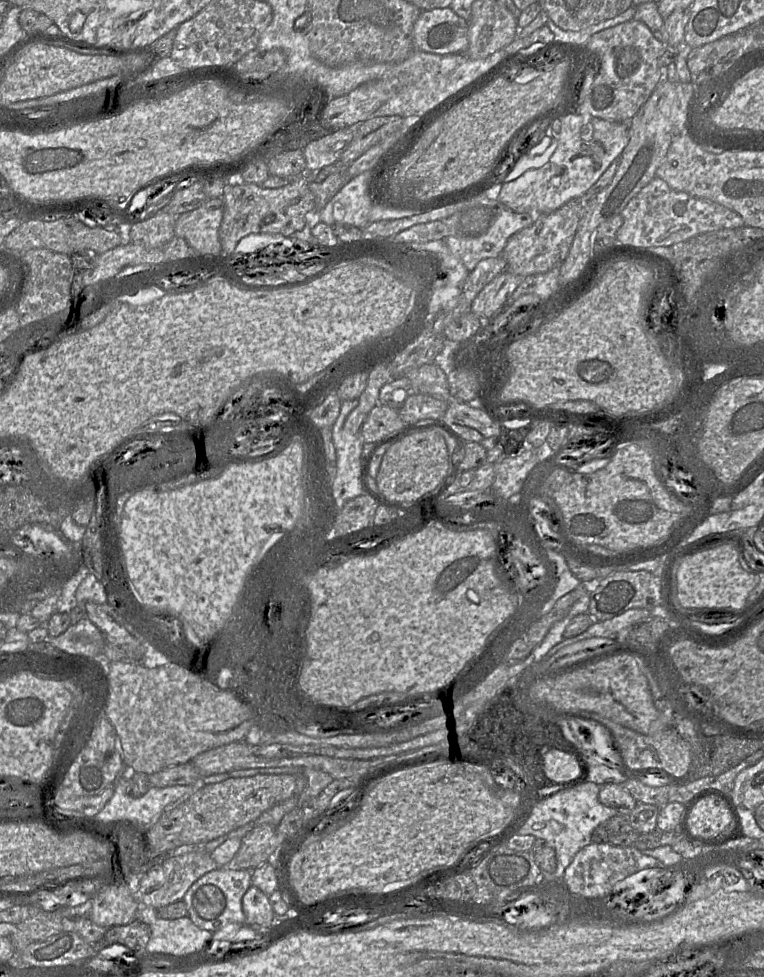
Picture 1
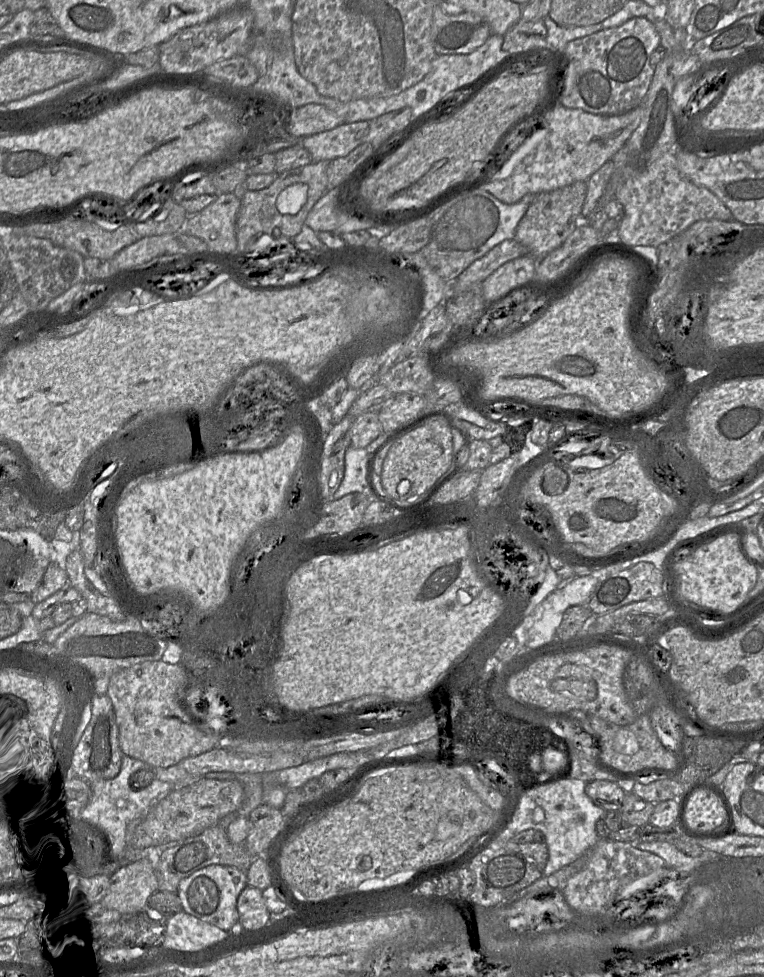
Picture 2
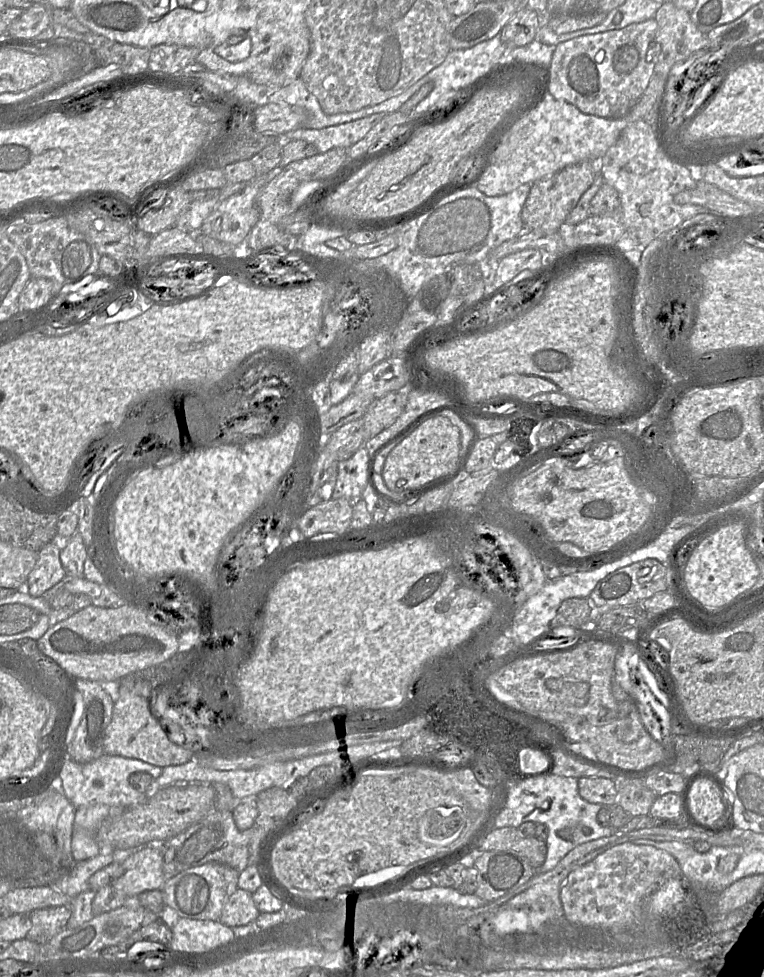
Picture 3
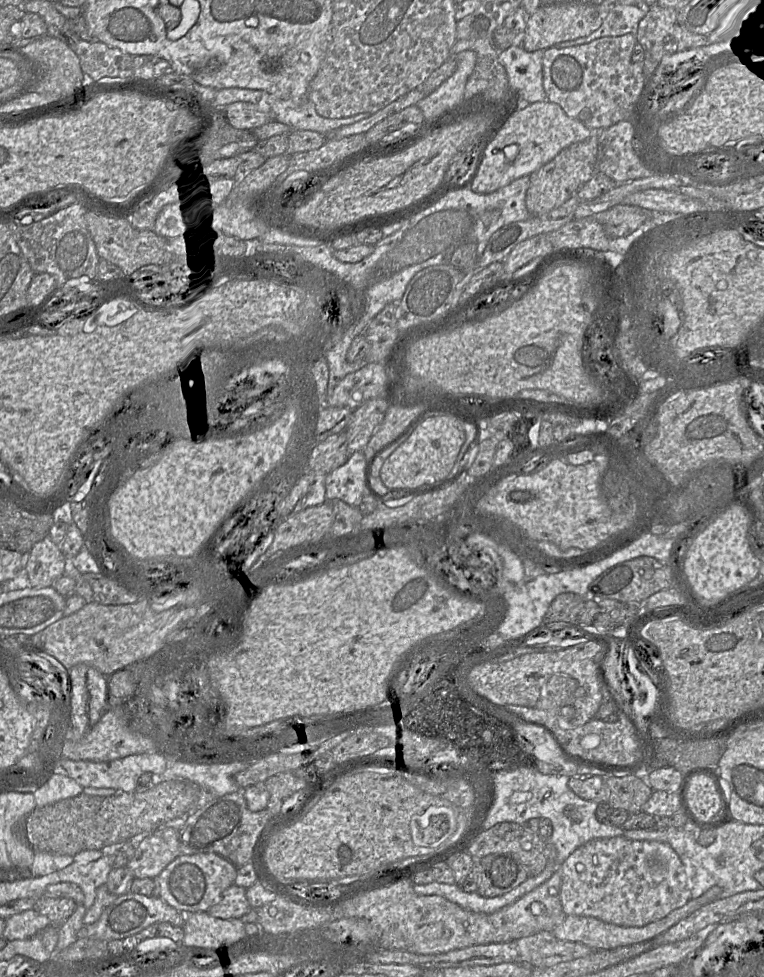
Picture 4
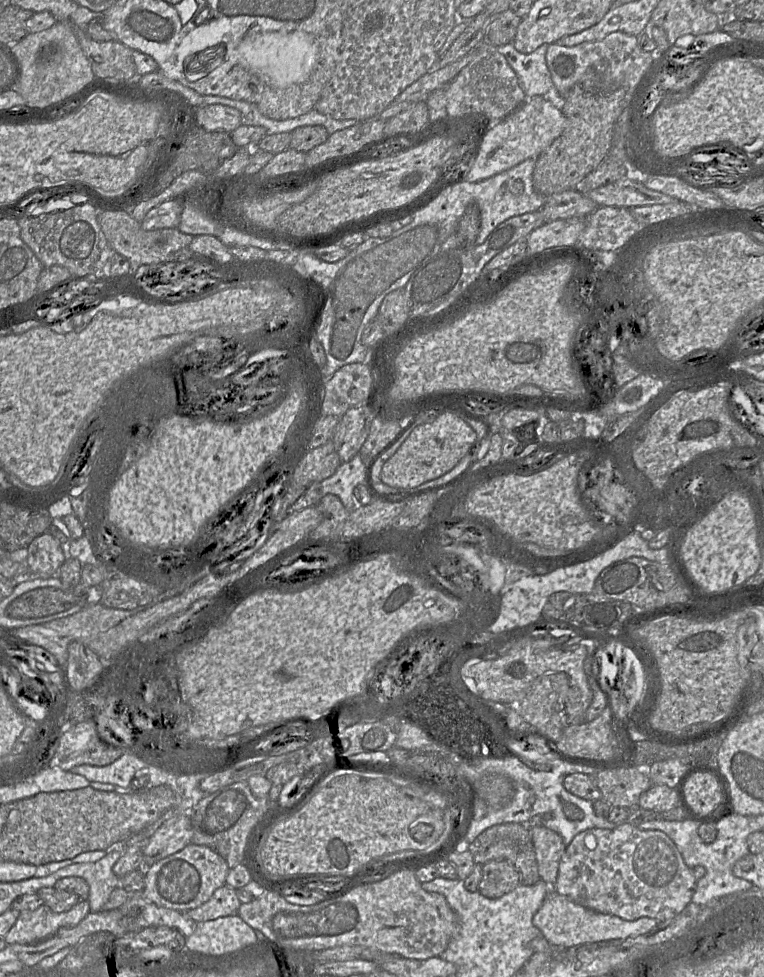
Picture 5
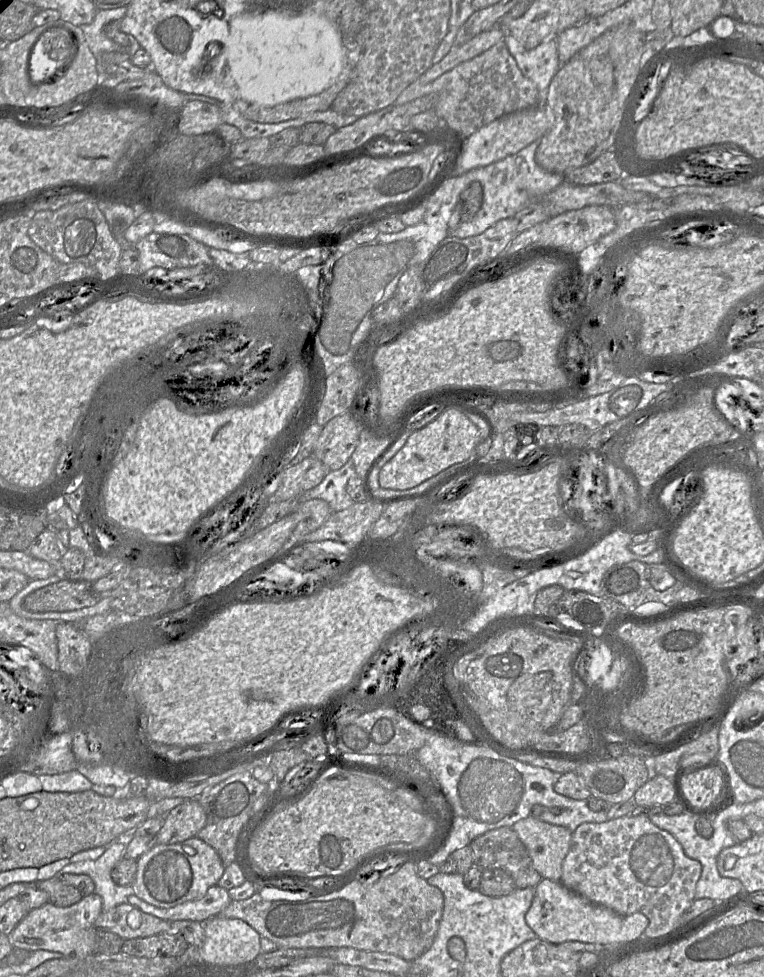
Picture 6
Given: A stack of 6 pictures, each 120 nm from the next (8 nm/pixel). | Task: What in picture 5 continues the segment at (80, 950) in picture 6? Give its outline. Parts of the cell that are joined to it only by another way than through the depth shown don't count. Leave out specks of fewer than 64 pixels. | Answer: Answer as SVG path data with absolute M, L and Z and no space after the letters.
M81 900L72 909L53 912L43 904L35 910L20 911L15 924L5 935L6 944L33 944L54 935L60 928L77 926L90 913L88 900Z

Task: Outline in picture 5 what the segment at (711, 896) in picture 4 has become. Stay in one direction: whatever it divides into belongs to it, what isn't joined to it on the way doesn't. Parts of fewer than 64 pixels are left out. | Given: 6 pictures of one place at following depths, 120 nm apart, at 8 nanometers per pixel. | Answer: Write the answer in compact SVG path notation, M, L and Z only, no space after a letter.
M552 890L533 917L534 926L556 949L568 949L587 943L640 936L651 931L658 923L657 919L649 917L627 921L612 914L600 913L577 904Z

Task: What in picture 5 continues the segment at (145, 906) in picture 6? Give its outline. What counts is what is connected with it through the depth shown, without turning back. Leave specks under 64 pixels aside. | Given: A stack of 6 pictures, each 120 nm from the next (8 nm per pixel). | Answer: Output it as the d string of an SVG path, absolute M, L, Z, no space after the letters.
M225 884L218 888L206 903L183 913L187 913L197 923L205 922L237 915L241 904L236 889Z

